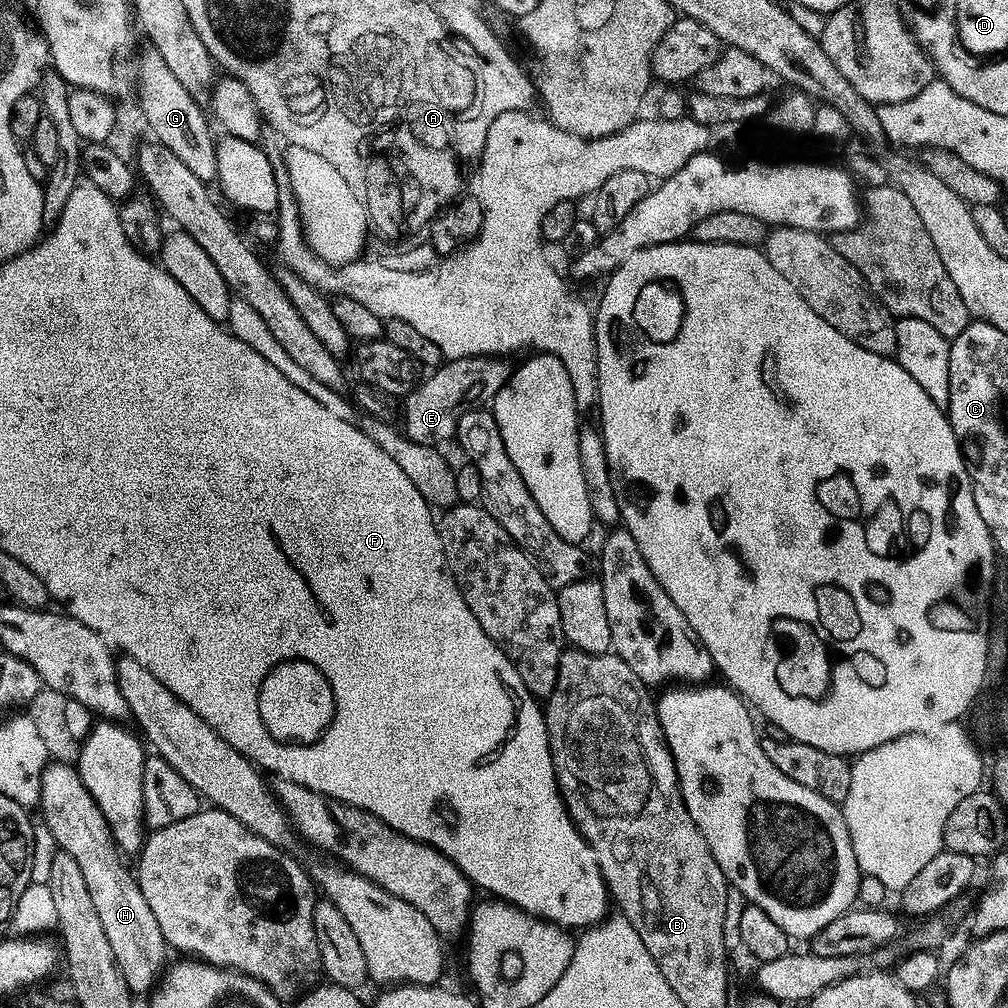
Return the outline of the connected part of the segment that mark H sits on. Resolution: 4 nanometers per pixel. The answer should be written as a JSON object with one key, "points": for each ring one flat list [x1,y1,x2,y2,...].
{"points":[[49,763,42,778,39,811,44,812,42,824,48,827,53,834,59,851,70,854,70,858,74,858,78,862,78,867,82,869,82,874,86,878,86,887,90,890,90,898,94,898,98,918,102,918,106,938,110,938,110,947,114,949,116,964,120,968,122,978,126,978,126,986,132,991,133,997,141,998,140,996,144,995,147,997,161,983,162,977,169,967,170,949,162,934,162,926,158,926,158,918,154,918,154,910,150,910,150,902,146,902,146,898,142,894,139,879,133,873,131,876,124,869,123,862,125,863,125,861,118,855,118,849,102,810,86,790,79,771,71,763]]}

